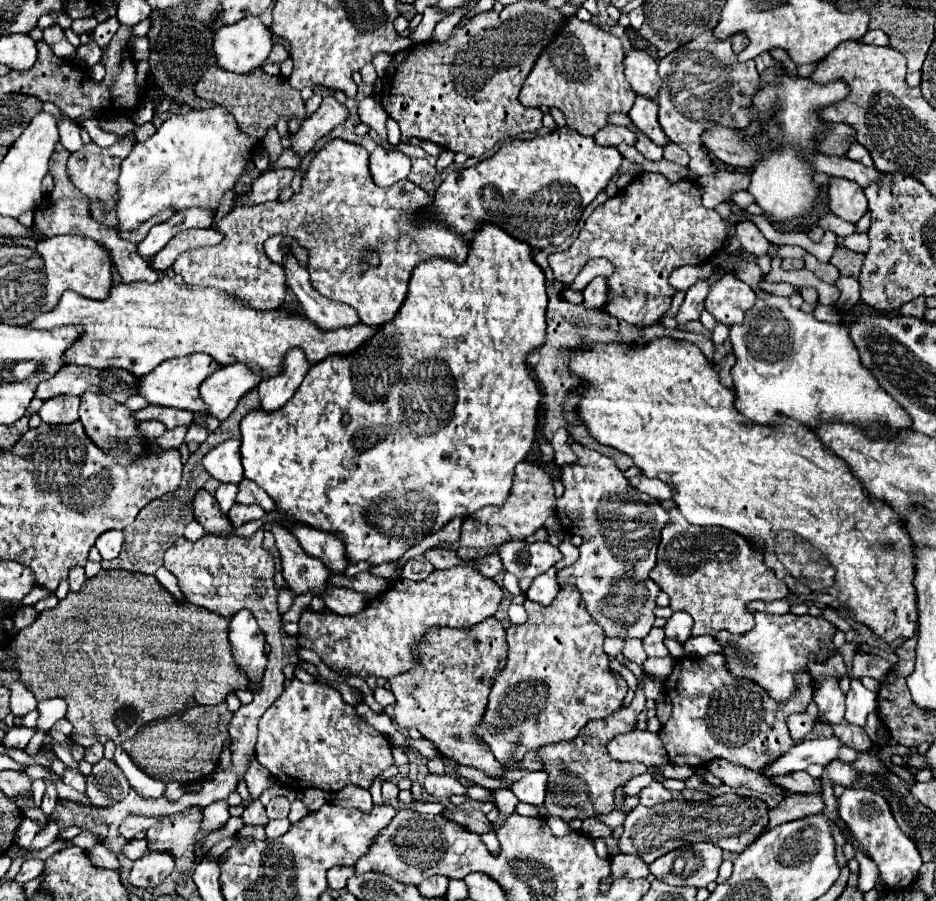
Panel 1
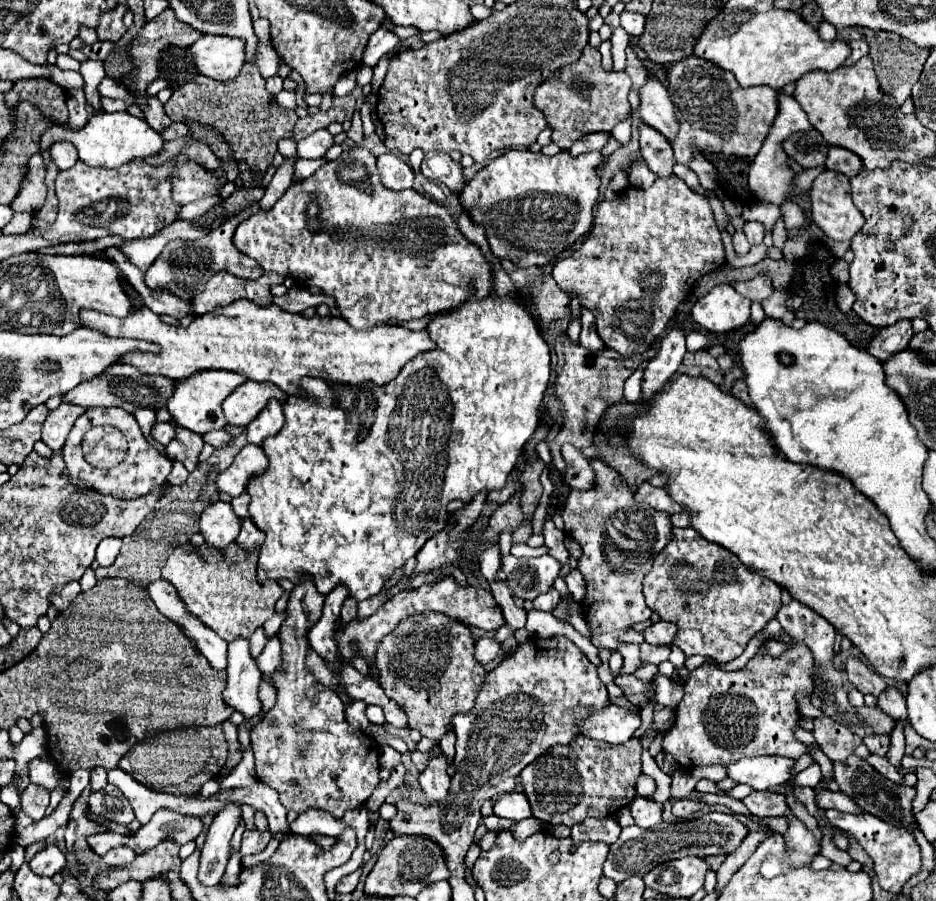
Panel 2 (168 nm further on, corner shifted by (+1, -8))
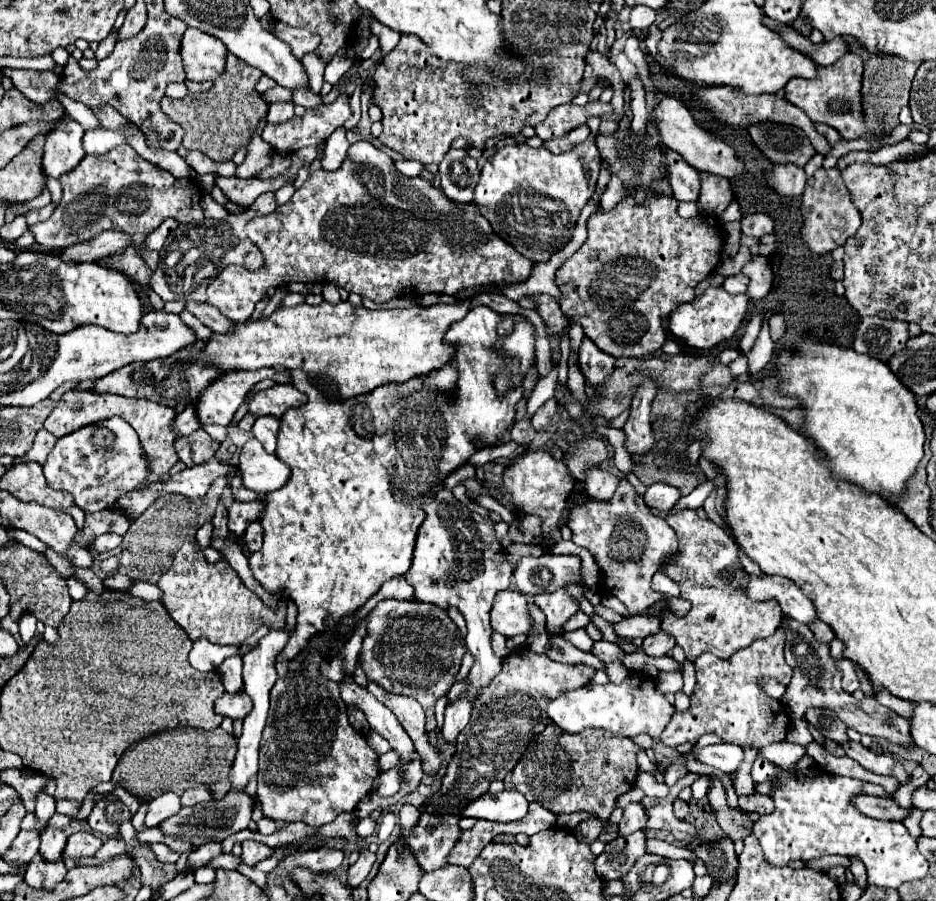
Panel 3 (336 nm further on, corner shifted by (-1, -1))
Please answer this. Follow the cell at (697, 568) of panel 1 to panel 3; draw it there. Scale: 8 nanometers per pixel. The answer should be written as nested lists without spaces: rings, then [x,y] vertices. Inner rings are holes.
[[[693,509],[671,513],[665,517],[665,521],[679,539],[679,555],[675,561],[665,561],[661,571],[679,585],[681,597],[691,601],[693,609],[681,619],[667,613],[661,629],[675,637],[687,659],[695,661],[705,651],[719,659],[729,659],[745,645],[771,637],[777,631],[783,613],[775,601],[755,603],[743,593],[743,585],[747,585],[747,573],[739,565],[735,541],[711,519],[701,519]]]

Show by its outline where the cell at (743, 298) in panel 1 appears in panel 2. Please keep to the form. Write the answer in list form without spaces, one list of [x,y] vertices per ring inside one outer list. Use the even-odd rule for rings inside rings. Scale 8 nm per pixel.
[[[719,284],[695,302],[691,308],[691,318],[703,330],[723,334],[749,322],[749,306],[751,300],[741,296],[731,284]]]

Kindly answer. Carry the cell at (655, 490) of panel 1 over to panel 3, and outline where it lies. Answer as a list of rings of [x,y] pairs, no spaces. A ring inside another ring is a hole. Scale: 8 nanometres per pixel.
[[[653,483],[653,485],[647,489],[647,493],[643,495],[643,499],[645,499],[645,503],[647,503],[651,509],[671,511],[671,509],[677,505],[677,501],[681,499],[681,493],[679,493],[675,487],[667,485],[667,483]]]

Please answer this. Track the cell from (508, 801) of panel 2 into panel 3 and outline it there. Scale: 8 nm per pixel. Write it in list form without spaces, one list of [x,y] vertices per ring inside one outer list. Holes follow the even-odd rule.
[[[505,789],[497,795],[485,793],[471,801],[459,815],[461,817],[475,817],[475,819],[487,819],[487,821],[519,821],[527,815],[527,799],[517,793],[515,789]]]

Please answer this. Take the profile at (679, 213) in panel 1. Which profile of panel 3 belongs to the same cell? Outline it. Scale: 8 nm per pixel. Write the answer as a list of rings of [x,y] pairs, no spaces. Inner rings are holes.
[[[633,197],[617,203],[609,213],[597,211],[587,221],[587,241],[563,263],[557,271],[557,287],[561,291],[559,307],[571,323],[579,323],[587,339],[603,353],[619,357],[647,357],[661,349],[665,341],[663,319],[675,305],[695,299],[695,287],[707,279],[721,261],[723,235],[717,219],[699,215],[683,219],[677,213],[673,197],[649,199],[645,205],[635,205]]]

